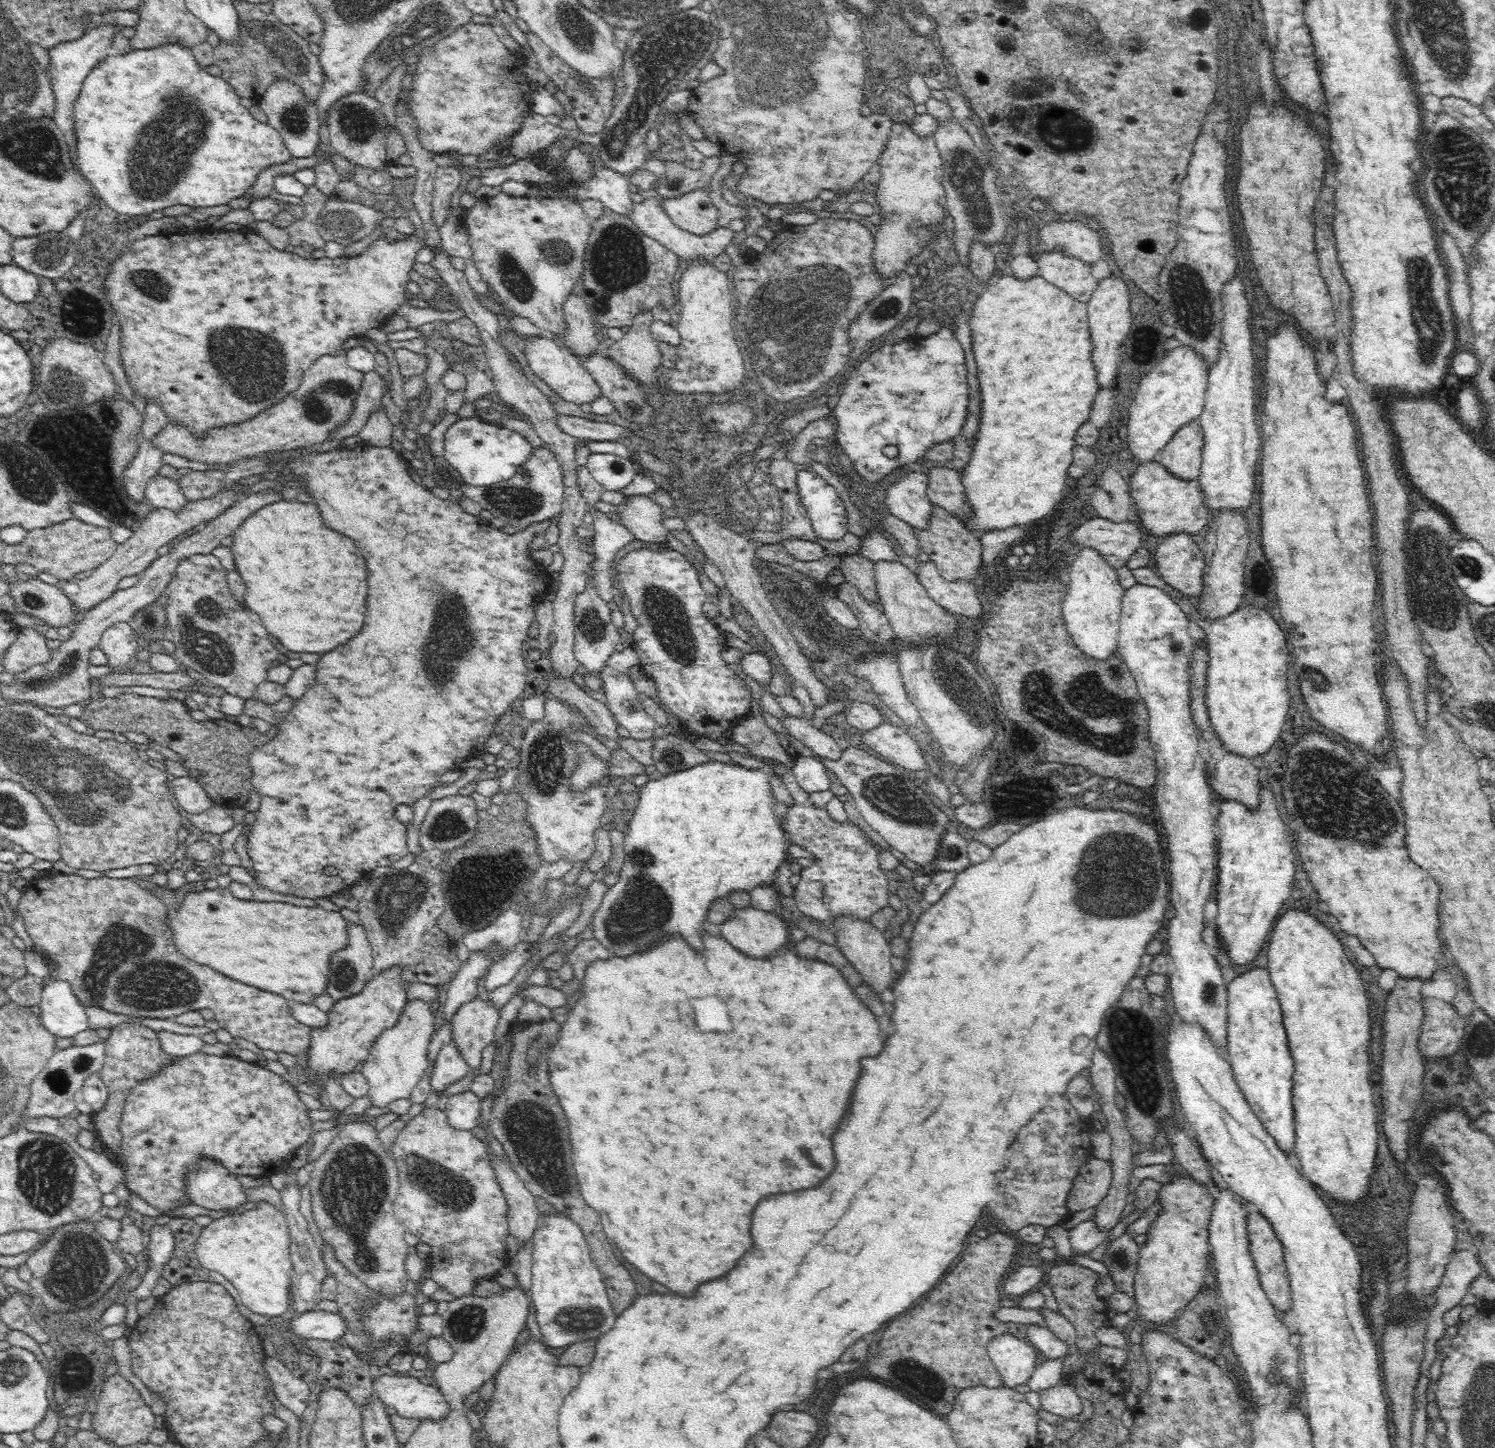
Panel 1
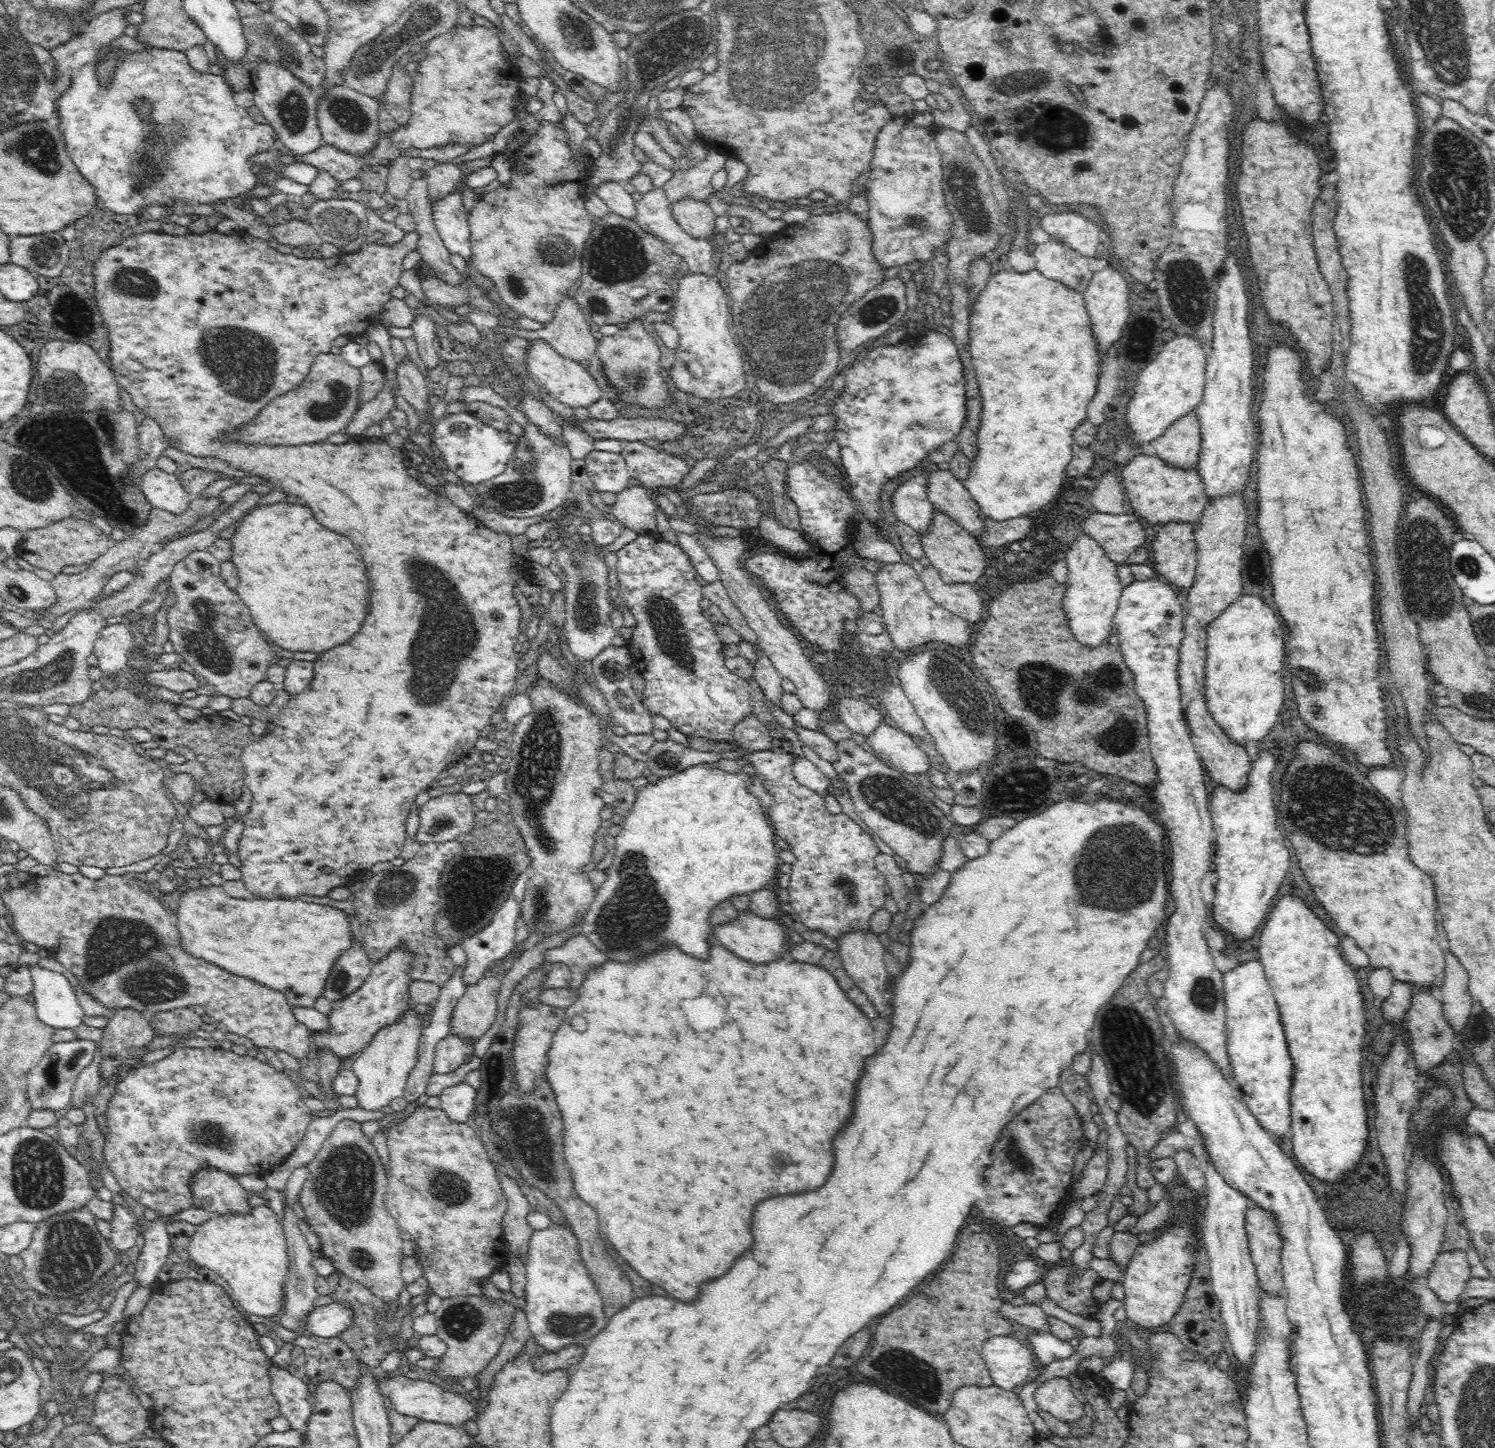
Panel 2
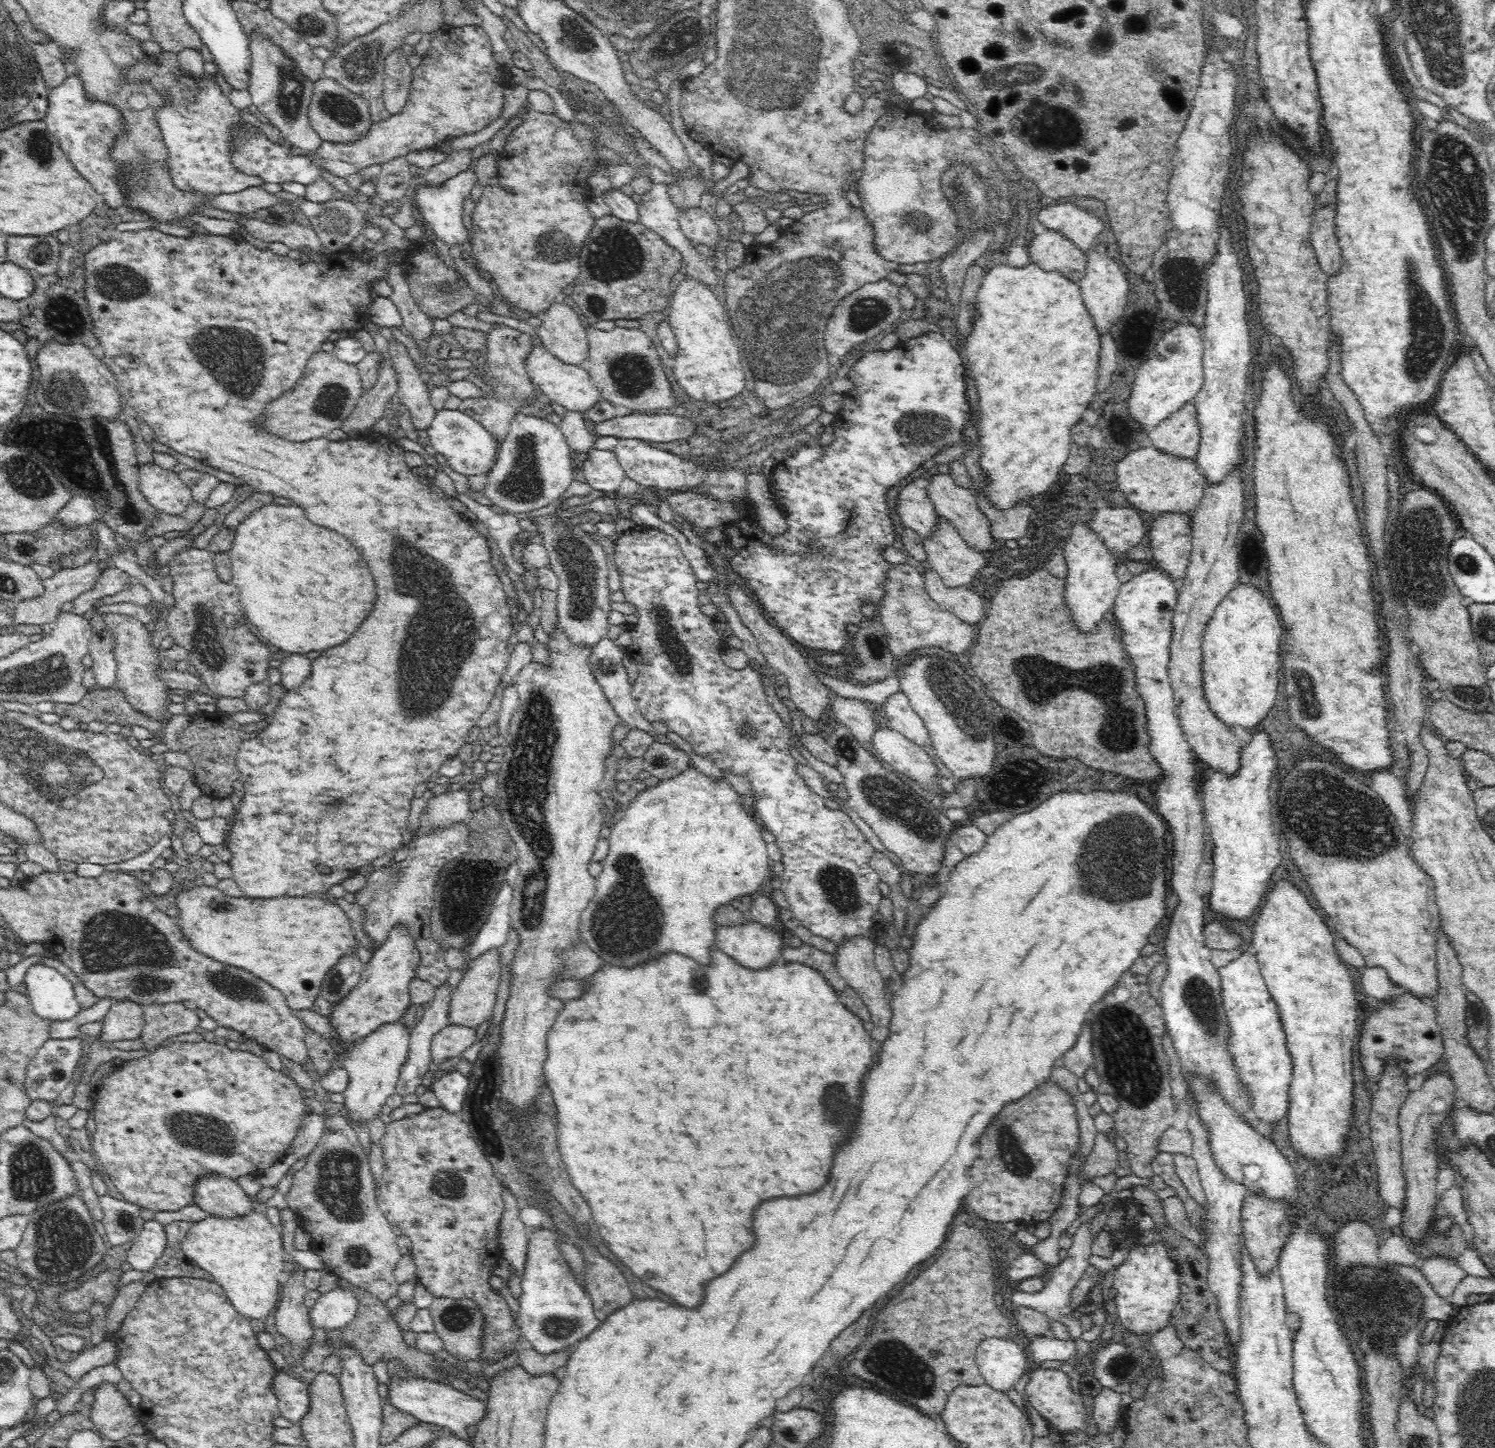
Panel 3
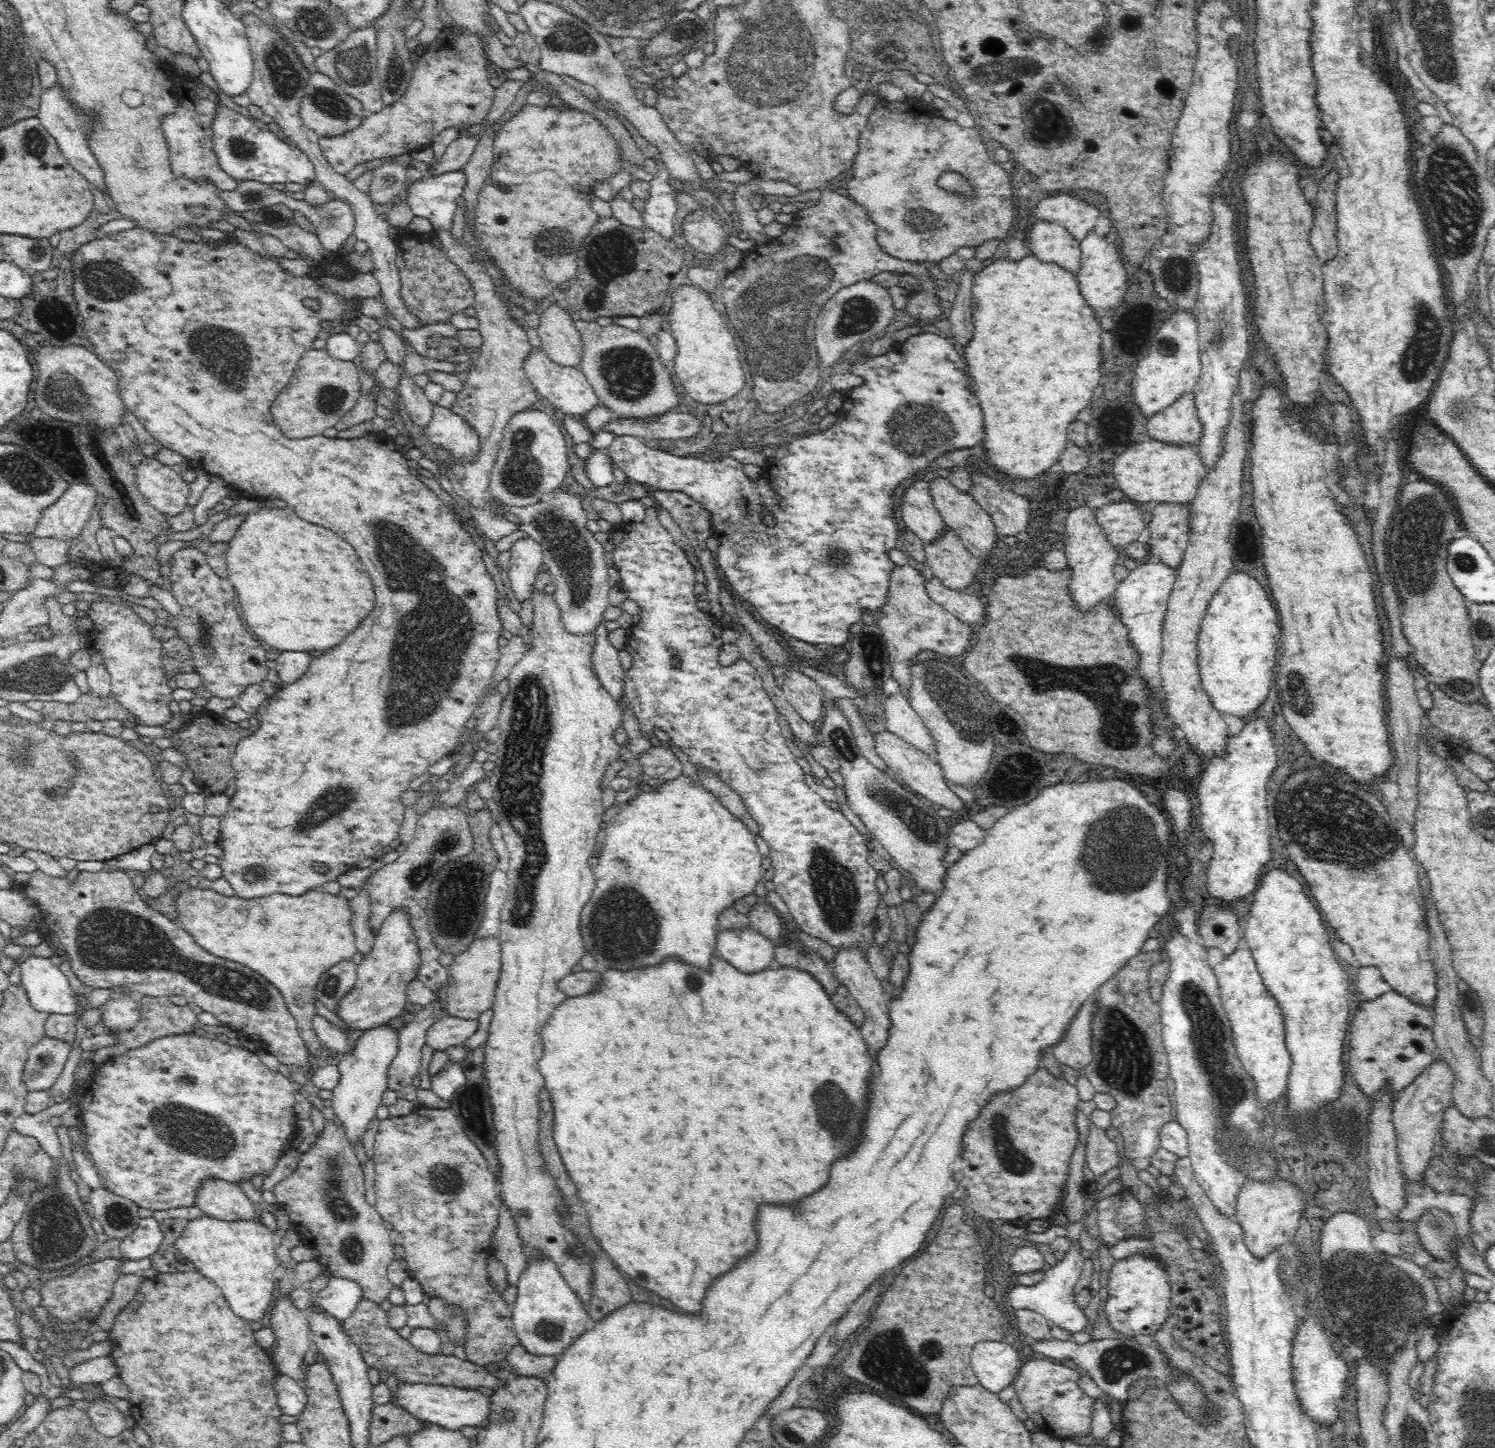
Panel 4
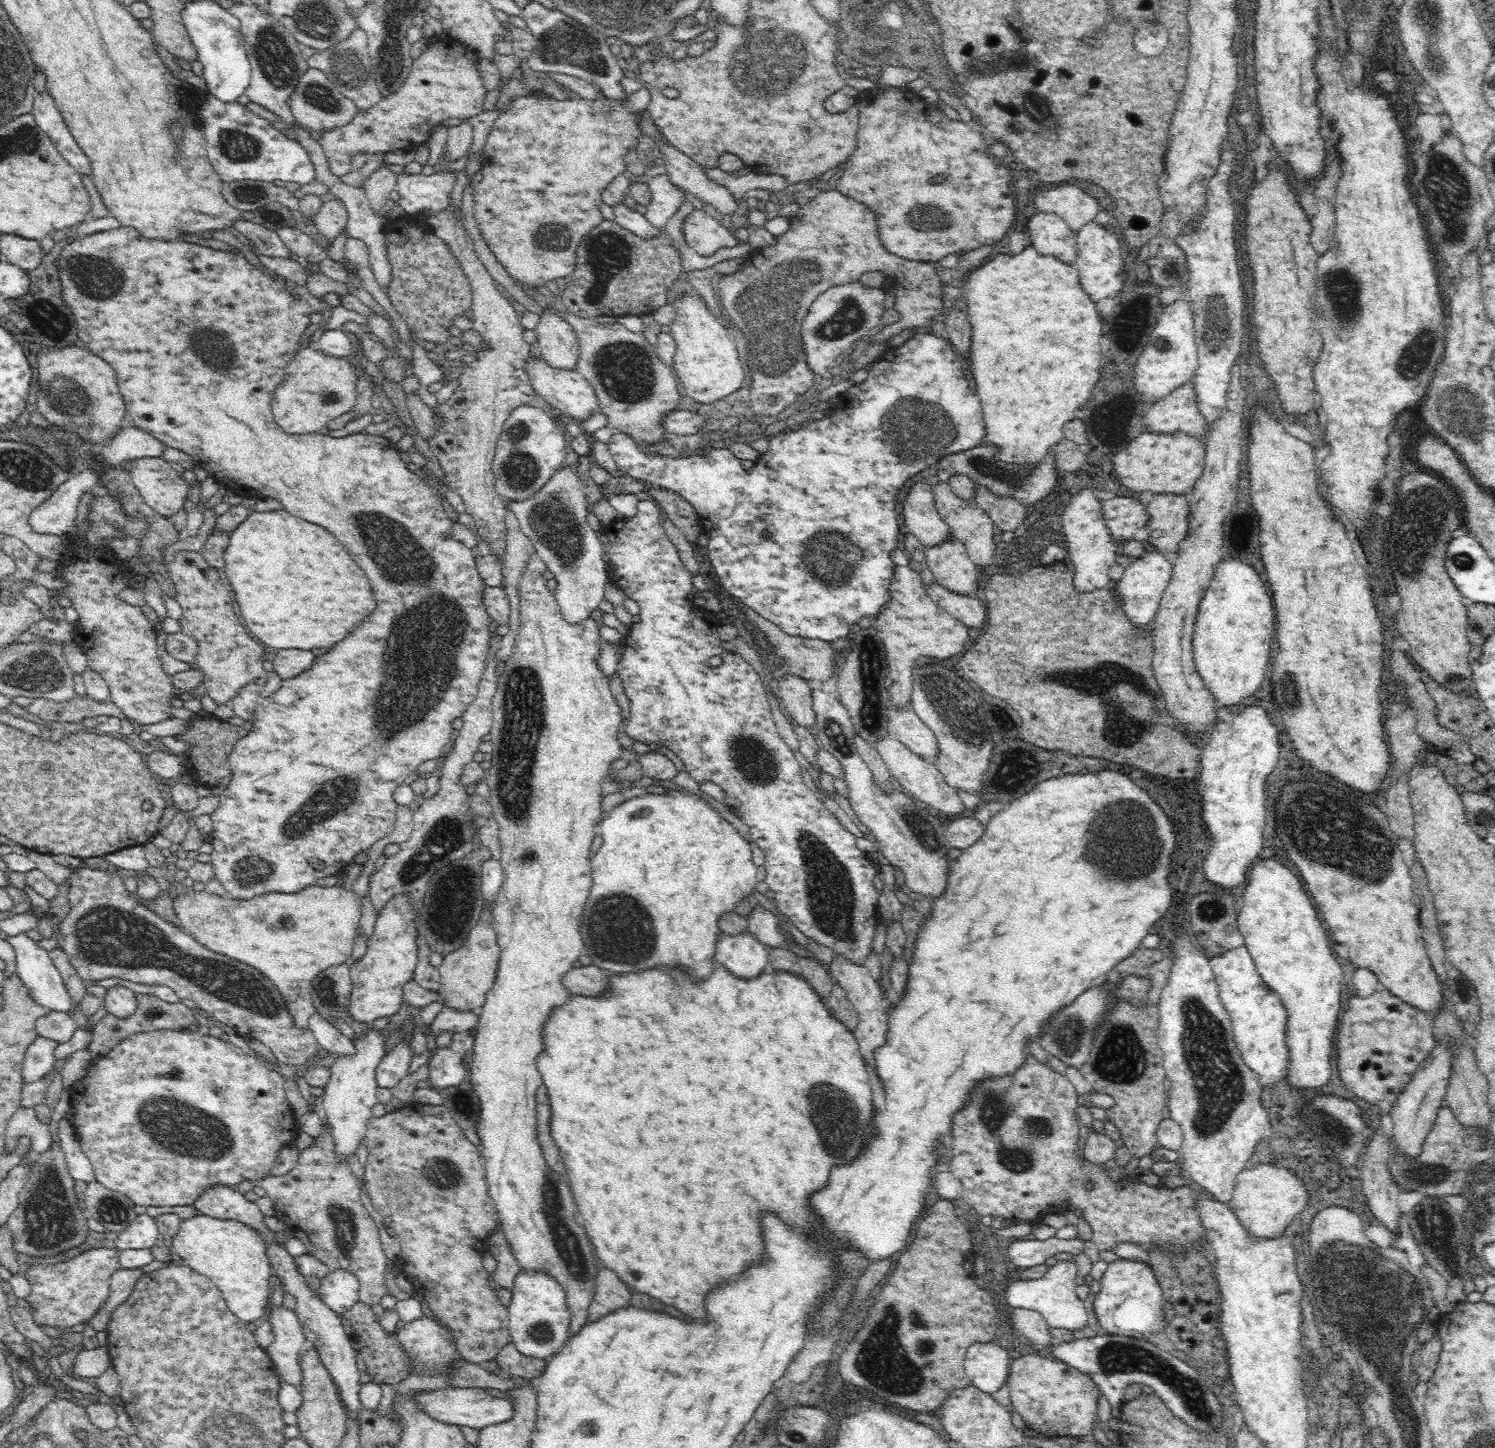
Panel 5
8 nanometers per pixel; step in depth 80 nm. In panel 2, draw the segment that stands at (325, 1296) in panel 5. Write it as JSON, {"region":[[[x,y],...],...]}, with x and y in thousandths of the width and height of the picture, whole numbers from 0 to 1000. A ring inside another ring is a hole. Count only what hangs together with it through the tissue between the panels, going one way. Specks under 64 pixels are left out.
{"region":[[[223,898],[219,902],[211,903],[202,910],[205,921],[213,923],[226,923],[235,914],[235,907],[229,900]]]}

